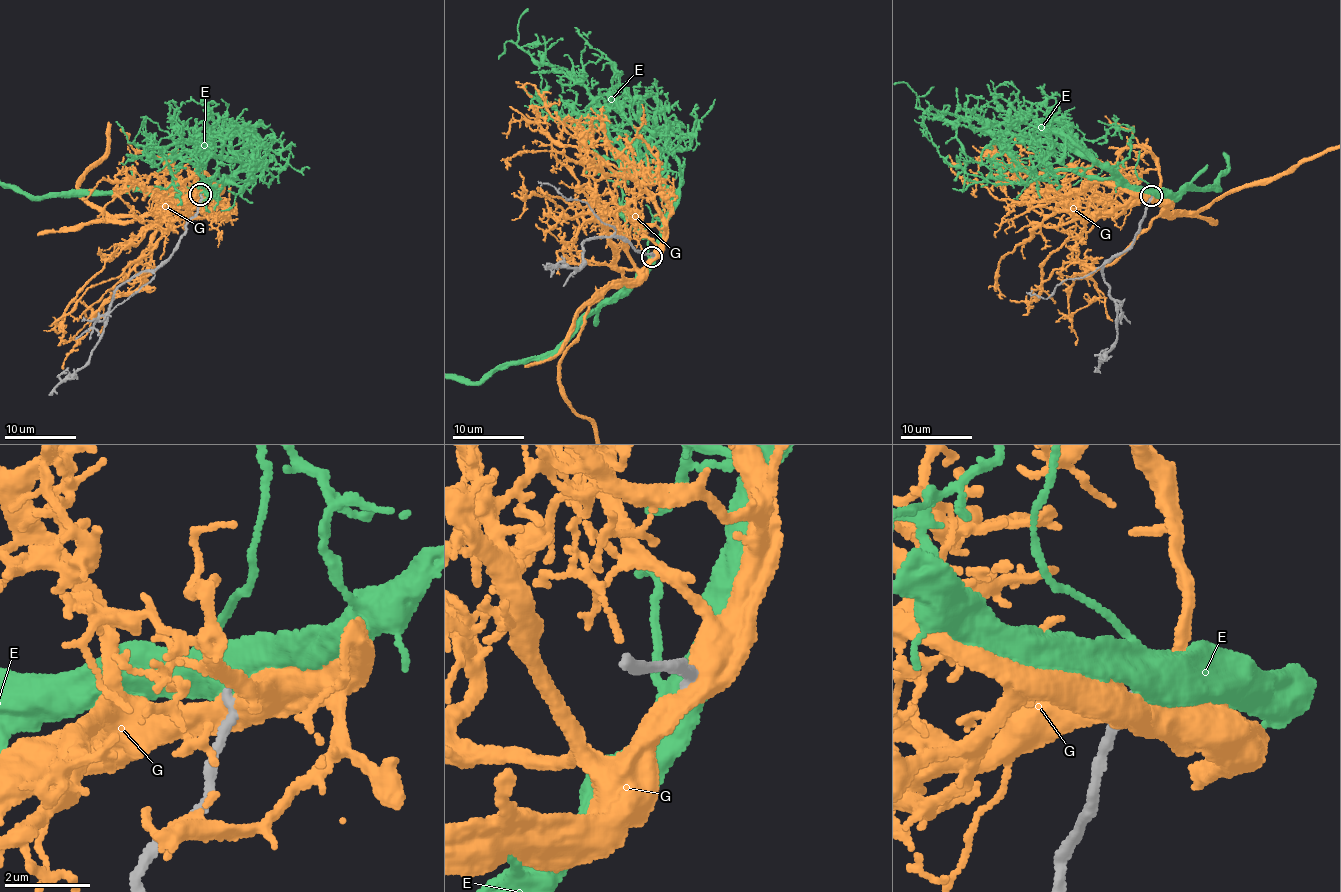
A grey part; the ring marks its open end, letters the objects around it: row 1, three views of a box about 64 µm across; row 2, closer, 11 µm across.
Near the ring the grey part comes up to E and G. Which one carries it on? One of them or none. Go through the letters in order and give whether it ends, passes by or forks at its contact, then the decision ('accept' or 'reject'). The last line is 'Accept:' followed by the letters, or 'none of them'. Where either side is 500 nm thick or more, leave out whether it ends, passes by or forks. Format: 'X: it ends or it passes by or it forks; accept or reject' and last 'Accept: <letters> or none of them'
E: it forks; accept
G: reject
Accept: E

